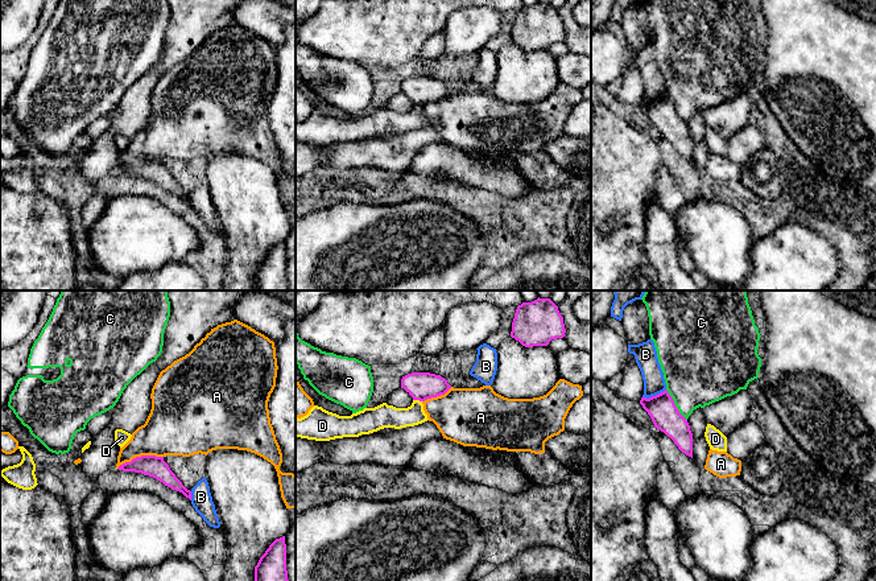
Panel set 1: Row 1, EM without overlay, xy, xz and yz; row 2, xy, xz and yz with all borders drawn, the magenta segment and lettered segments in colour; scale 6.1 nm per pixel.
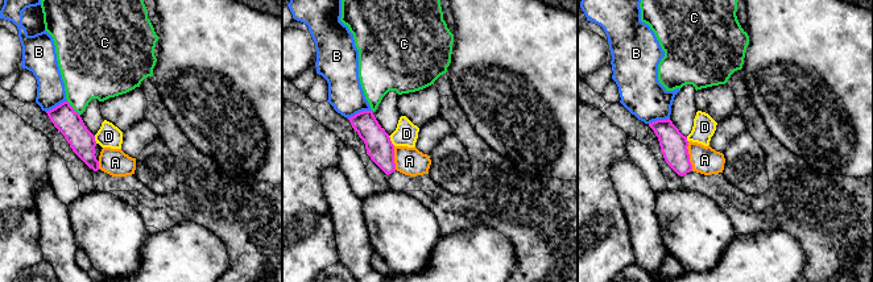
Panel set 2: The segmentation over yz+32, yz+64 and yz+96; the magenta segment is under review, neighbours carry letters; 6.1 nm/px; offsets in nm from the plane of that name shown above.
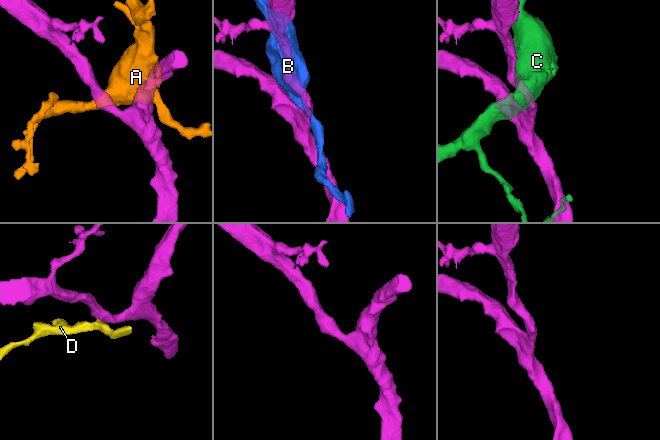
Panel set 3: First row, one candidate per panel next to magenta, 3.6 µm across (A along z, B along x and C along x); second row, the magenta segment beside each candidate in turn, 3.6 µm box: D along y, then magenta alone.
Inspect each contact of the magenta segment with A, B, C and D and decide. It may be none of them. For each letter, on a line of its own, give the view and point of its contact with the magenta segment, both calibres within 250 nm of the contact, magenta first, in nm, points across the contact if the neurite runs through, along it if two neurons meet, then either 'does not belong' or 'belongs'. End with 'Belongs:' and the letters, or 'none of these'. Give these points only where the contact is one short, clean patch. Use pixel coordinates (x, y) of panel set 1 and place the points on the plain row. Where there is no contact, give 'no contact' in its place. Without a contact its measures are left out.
A: meets magenta in xy at (141, 160); 130 nm thick on the magenta side, 320 nm on the other; border along xy (162, 160), (136, 160), (118, 172); does not belong
B: meets magenta in yz at (653, 101); 170 nm thick on the magenta side, 130 nm on the other; does not belong
C: meets magenta in yz at (674, 108); 170 nm thick on the magenta side, 420 nm on the other; does not belong
D: meets magenta in xz at (417, 103); 180 nm thick on the magenta side, 140 nm on the other; border along xz (413, 103), (421, 106); does not belong
Belongs: none of these

